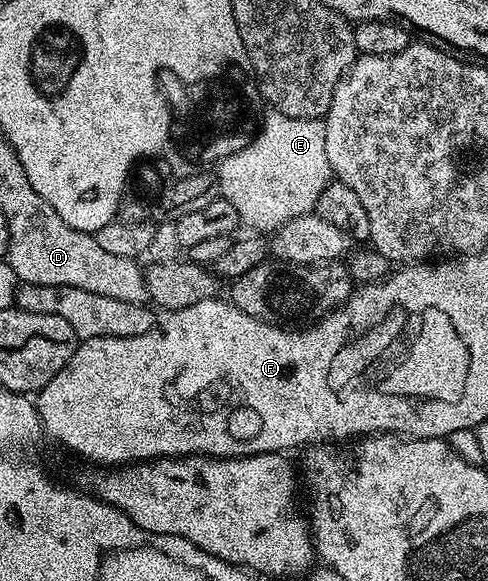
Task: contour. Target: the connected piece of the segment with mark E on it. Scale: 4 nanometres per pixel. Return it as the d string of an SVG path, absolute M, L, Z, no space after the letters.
M270 109L251 144L227 156L215 173L220 197L235 204L235 212L253 229L250 231L275 231L295 216L314 213L323 188L334 177L327 160L325 123L320 118L296 118Z

